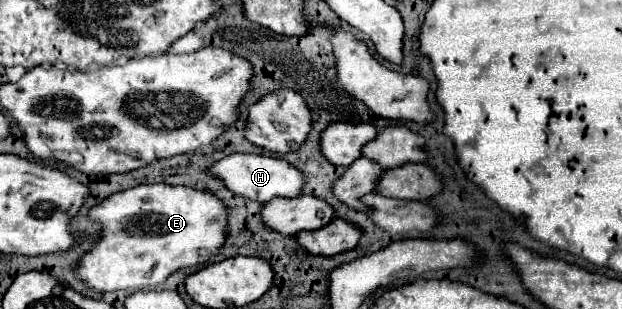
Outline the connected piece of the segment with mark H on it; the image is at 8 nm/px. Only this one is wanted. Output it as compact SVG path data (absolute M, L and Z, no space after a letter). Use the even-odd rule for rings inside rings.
M230 153L224 159L212 163L206 169L208 175L222 179L222 183L240 197L252 199L252 201L268 201L274 197L296 197L300 195L302 189L302 175L296 171L288 161L284 159L274 159L274 157L264 157L264 155L246 155L246 153Z

